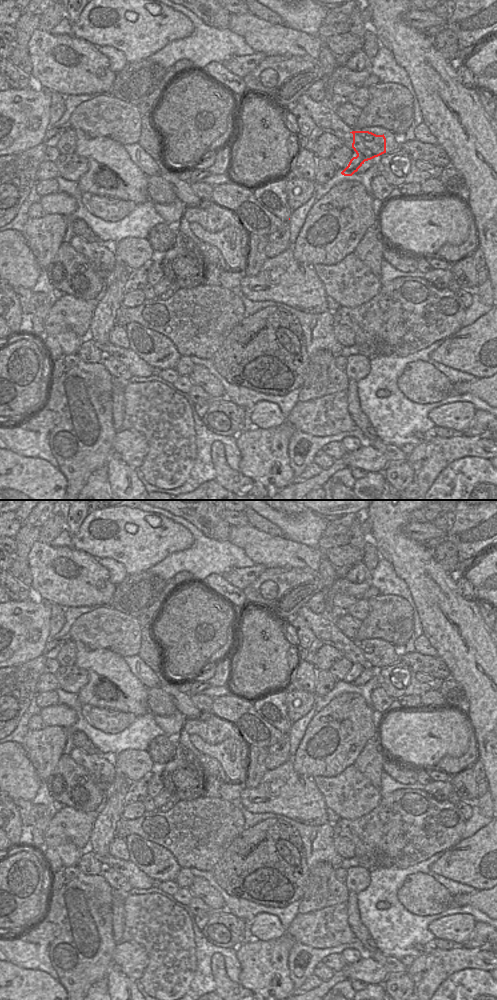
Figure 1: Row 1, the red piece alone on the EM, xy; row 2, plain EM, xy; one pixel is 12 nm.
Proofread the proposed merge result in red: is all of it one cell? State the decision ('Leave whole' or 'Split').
Split

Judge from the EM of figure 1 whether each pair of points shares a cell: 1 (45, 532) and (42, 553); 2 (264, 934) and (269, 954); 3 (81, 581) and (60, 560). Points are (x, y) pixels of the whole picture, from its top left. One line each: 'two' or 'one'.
1: two
2: two
3: one

